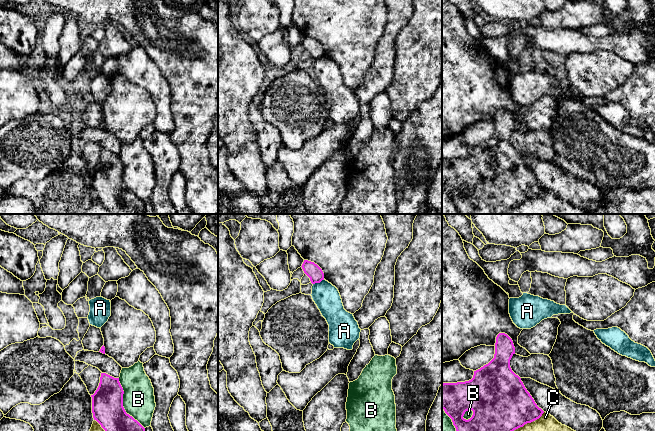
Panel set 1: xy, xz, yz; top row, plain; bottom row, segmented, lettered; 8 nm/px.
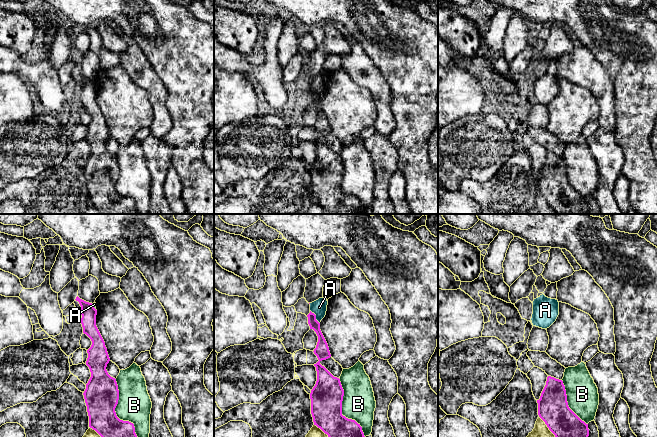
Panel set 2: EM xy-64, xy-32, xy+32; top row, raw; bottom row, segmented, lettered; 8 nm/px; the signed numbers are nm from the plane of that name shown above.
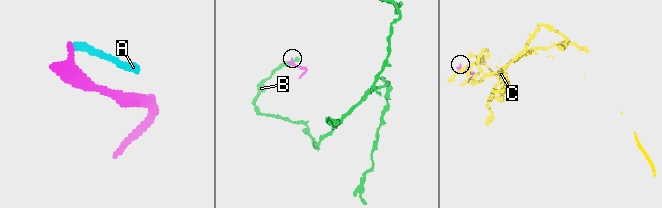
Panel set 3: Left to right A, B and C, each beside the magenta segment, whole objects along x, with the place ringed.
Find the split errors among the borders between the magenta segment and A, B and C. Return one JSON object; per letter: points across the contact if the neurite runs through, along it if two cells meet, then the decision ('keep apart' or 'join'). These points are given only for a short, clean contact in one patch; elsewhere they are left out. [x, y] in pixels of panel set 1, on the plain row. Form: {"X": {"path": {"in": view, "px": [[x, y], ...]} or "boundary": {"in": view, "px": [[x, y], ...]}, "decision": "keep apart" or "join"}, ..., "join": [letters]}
{"A": {"boundary": {"in": "xz", "px": [[324, 55], [313, 60]]}, "decision": "keep apart"}, "B": {"decision": "keep apart"}, "C": {"decision": "keep apart"}, "join": []}

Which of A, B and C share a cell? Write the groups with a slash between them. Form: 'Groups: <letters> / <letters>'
Groups: A / B / C

